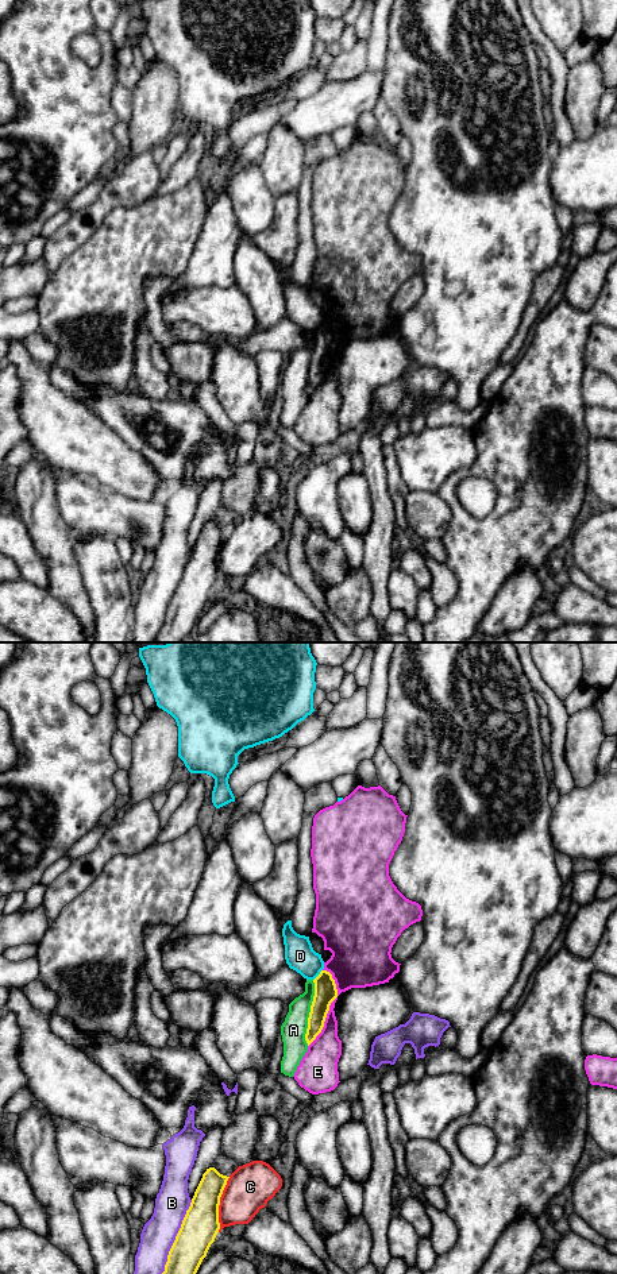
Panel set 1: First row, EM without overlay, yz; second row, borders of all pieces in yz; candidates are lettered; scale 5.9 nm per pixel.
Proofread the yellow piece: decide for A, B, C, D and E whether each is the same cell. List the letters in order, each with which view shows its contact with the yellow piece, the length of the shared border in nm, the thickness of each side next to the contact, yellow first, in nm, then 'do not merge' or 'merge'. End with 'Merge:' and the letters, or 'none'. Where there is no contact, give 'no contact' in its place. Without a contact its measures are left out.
A: meets yellow in yz; contact 400 nm long; 140 nm thick on the yellow side, 150 nm on the other; do not merge
B: meets yellow in yz; contact 600 nm long; 220 nm thick on the yellow side, 200 nm on the other; do not merge
C: meets yellow in yz; contact 340 nm long; 220 nm thick on the yellow side, 280 nm on the other; do not merge
D: meets yellow in yz; contact 90 nm long; 140 nm thick on the yellow side, 180 nm on the other; do not merge
E: meets yellow in yz; contact 480 nm long; 140 nm thick on the yellow side, 190 nm on the other; do not merge
Merge: none

